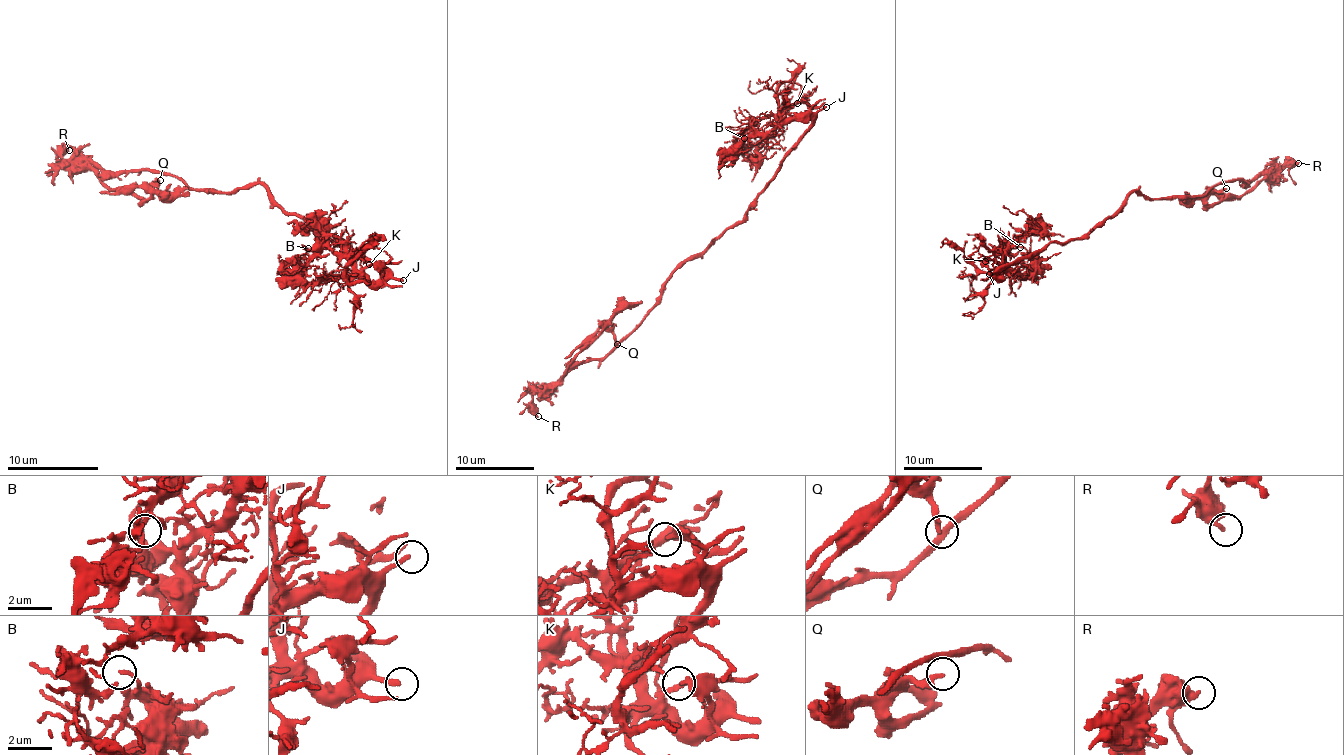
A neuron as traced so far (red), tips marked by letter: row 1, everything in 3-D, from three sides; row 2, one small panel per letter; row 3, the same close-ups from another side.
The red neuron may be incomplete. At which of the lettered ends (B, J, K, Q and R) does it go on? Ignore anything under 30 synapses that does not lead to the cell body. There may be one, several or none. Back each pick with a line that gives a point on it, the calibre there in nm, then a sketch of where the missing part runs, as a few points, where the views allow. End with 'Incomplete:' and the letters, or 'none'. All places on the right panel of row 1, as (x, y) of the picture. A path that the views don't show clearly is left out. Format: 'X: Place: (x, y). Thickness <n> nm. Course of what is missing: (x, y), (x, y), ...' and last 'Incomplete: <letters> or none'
J: Place: (989, 274). Thickness 220 nm. Course of what is missing: (989, 274), (950, 282), (946, 278), (948, 262), (942, 257), (920, 261), (932, 274), (942, 276)
Incomplete: J

